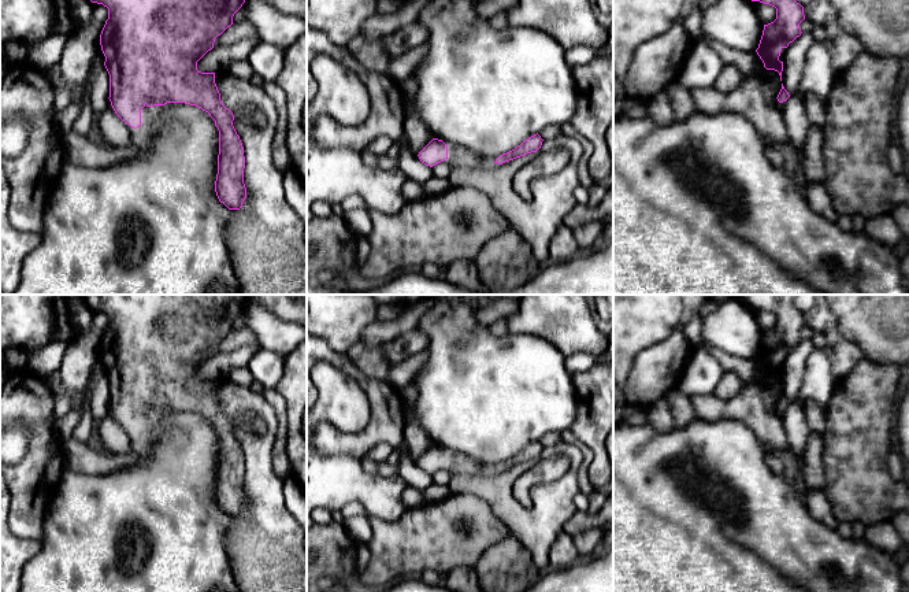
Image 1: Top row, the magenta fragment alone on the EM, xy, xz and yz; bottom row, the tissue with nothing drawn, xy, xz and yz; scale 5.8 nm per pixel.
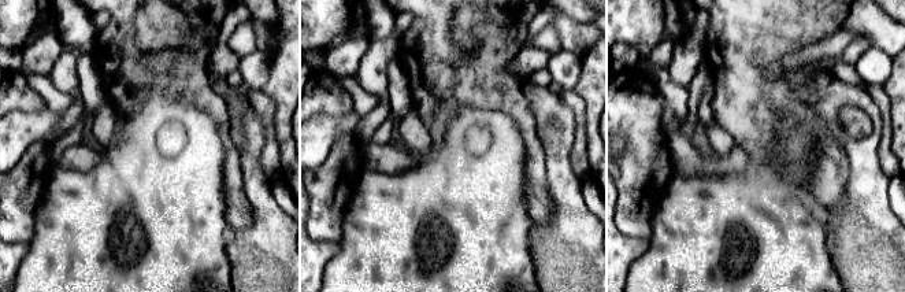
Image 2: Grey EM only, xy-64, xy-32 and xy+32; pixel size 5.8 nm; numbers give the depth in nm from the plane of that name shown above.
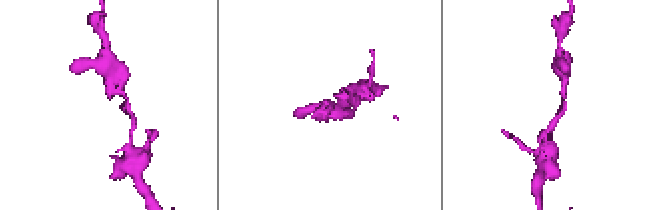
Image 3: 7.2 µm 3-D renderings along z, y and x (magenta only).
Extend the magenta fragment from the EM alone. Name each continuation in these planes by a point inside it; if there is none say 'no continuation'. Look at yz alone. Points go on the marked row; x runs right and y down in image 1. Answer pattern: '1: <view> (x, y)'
no continuation

